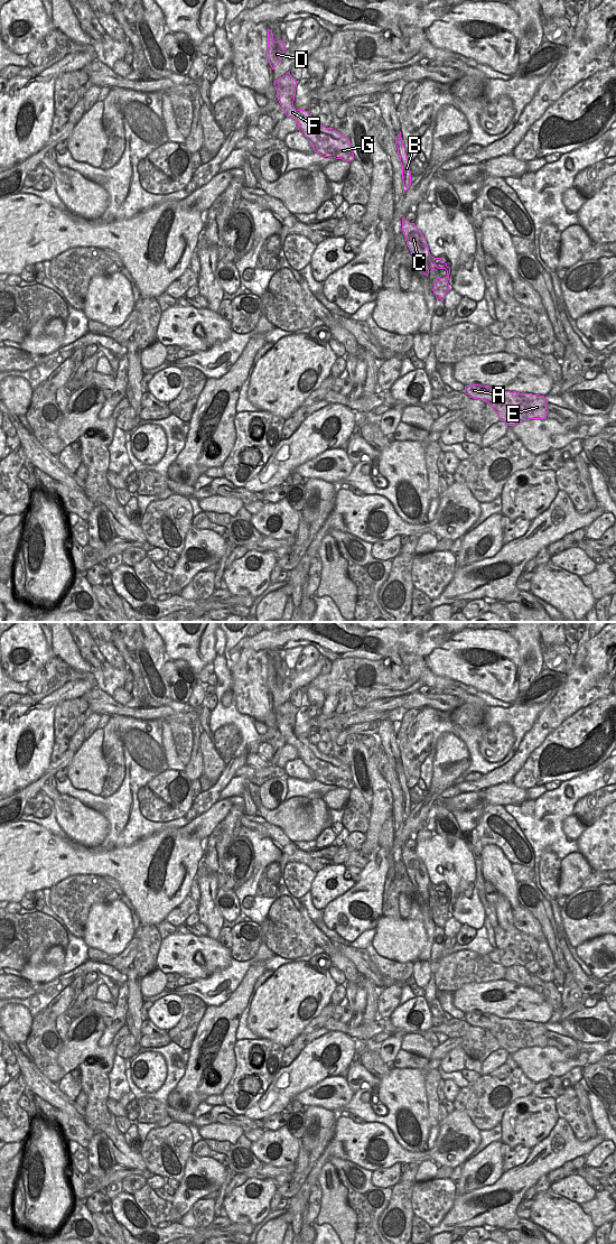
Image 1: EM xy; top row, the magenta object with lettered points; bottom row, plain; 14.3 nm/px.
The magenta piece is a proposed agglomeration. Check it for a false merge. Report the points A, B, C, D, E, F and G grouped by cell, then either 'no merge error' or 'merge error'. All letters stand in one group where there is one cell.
A B C E / D F G | merge error

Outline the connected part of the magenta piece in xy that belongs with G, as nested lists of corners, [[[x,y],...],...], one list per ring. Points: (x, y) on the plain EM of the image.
[[[287,700],[279,707],[274,708],[274,714],[277,718],[278,728],[283,736],[287,744],[295,746],[298,751],[298,758],[310,769],[314,774],[315,780],[319,781],[323,785],[343,787],[346,789],[354,788],[353,778],[351,774],[351,769],[348,765],[340,762],[338,759],[333,755],[326,755],[321,753],[317,745],[311,744],[308,739],[297,737],[293,733],[296,715],[298,708],[295,707],[290,700]]]

